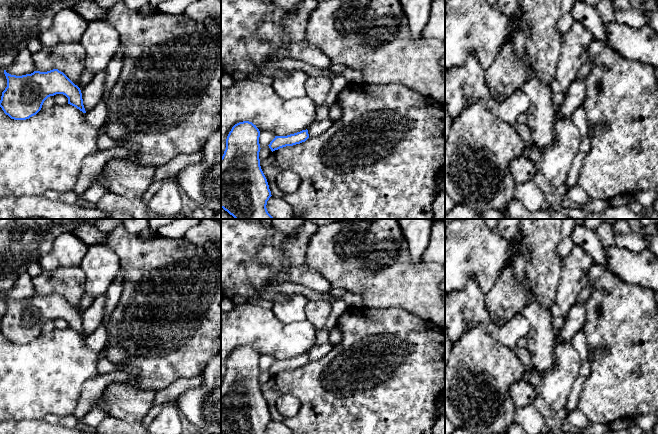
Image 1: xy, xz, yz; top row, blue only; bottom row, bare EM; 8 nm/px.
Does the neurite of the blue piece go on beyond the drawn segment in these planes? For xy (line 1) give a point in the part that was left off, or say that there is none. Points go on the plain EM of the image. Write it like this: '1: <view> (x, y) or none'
1: none

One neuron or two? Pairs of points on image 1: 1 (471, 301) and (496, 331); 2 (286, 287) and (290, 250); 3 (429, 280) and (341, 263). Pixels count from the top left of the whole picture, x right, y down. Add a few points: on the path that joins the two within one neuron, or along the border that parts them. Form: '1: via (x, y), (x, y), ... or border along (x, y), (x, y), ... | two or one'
1: via (473, 309), (488, 324) | one
2: border along (270, 285), (276, 282), (293, 282), (309, 289) | two
3: via (407, 280), (392, 280), (373, 263), (363, 263) | one

